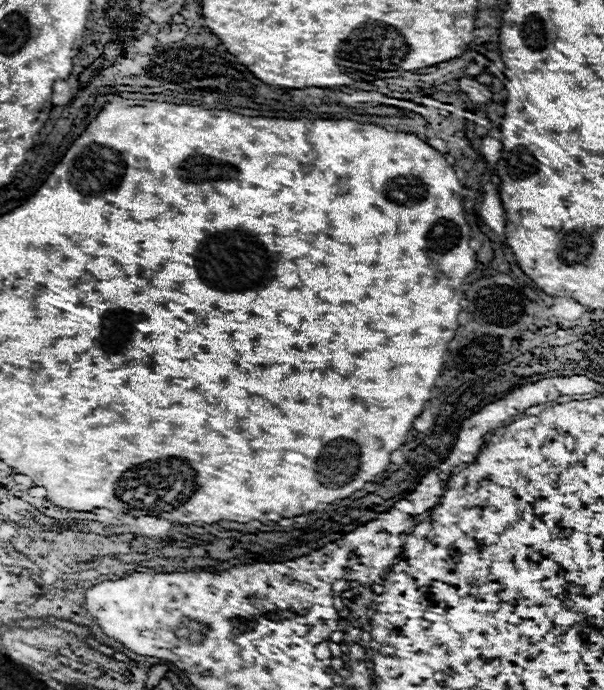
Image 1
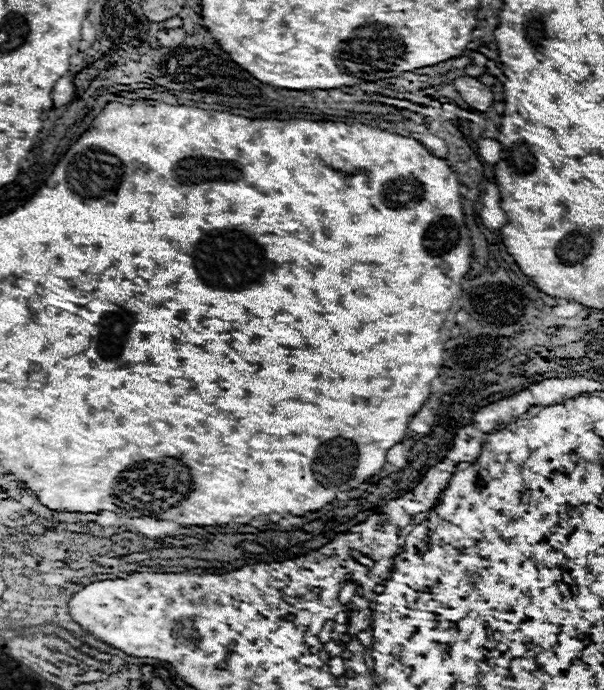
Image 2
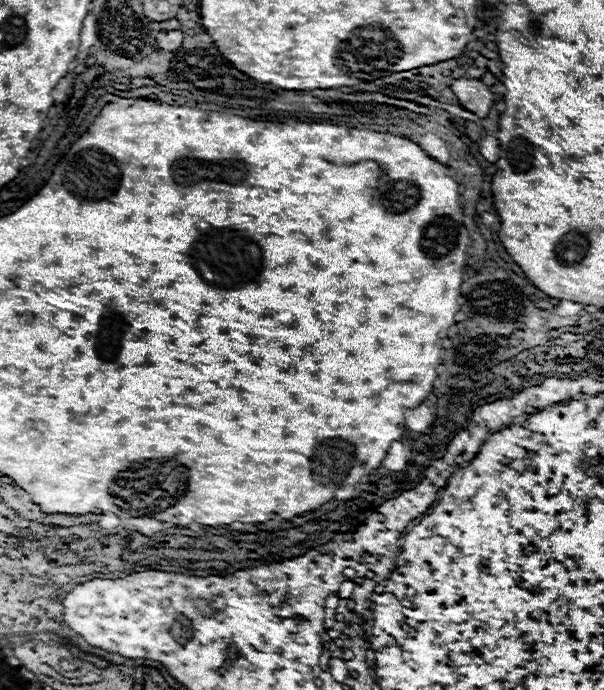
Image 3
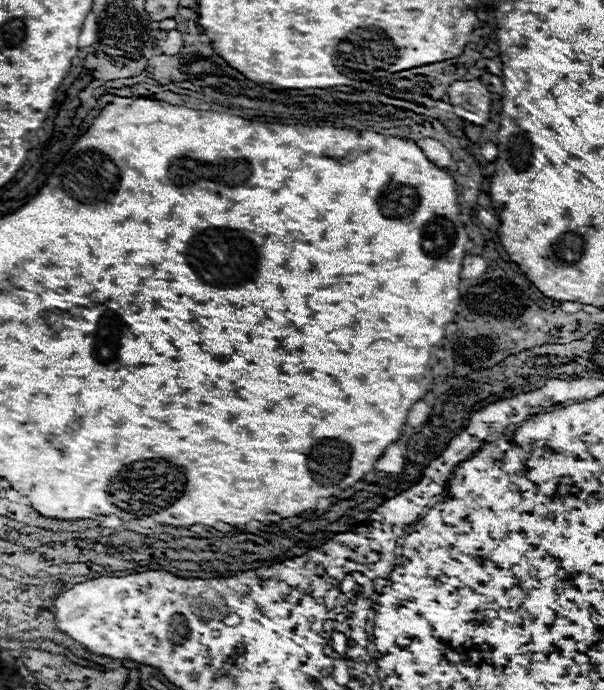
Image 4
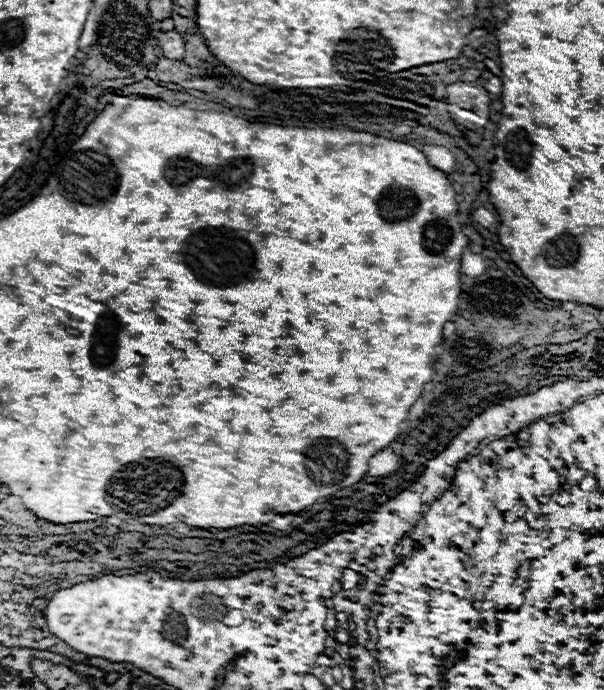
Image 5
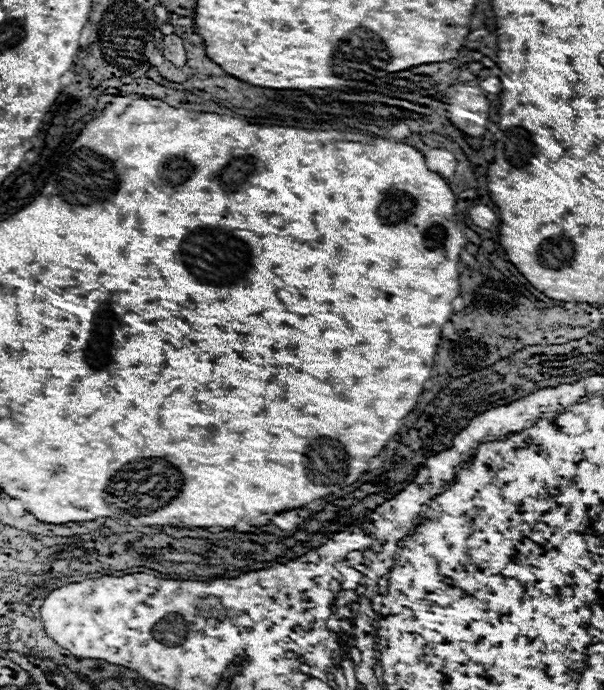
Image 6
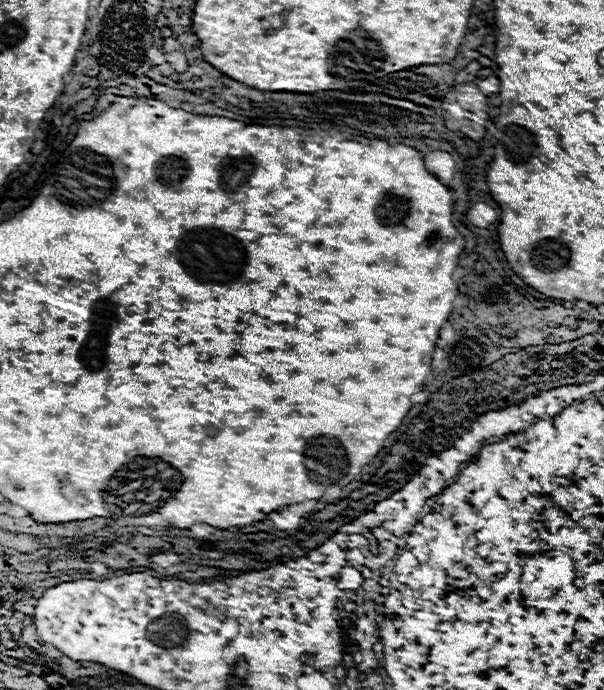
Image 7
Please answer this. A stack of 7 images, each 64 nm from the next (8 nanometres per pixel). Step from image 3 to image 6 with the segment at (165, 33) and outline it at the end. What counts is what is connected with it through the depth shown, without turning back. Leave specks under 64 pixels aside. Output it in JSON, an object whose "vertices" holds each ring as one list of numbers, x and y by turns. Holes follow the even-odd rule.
{"vertices":[[176,34,164,36,164,40,162,40,162,52,164,52,164,58,168,62,172,62,174,66,184,66,186,64,186,50,182,46,182,40]]}

